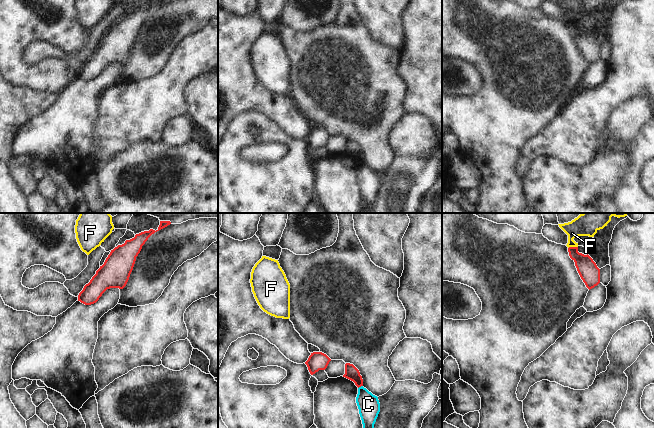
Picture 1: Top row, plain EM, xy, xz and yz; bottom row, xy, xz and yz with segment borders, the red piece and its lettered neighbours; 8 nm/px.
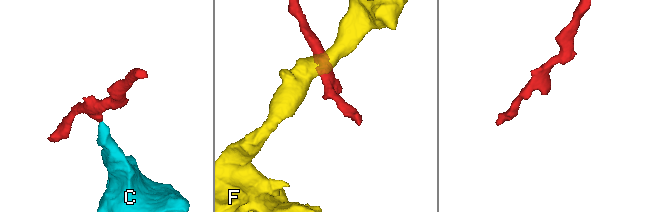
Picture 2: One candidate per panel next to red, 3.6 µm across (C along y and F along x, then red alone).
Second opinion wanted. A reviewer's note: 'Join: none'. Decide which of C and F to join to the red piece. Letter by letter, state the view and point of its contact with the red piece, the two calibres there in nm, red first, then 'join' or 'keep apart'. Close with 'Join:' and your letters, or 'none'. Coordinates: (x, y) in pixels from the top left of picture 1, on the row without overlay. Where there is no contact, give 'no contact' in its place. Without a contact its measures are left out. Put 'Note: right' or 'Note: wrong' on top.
Note: wrong
C: meets red in xz at (360, 162); 110 nm thick on the red side, 180 nm on the other; join
F: meets red in yz at (572, 23); 160 nm thick on the red side, 110 nm on the other; keep apart
Join: C

